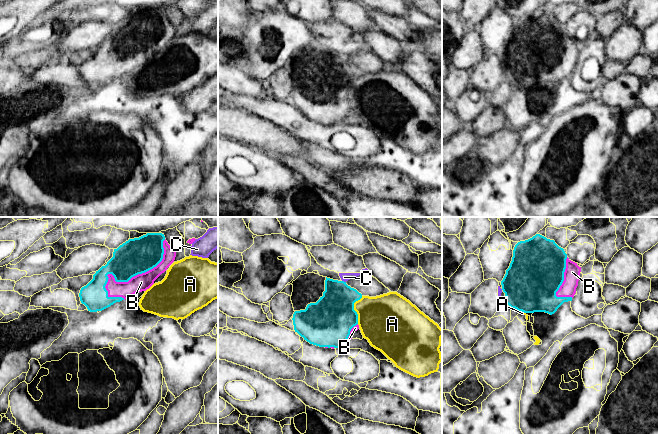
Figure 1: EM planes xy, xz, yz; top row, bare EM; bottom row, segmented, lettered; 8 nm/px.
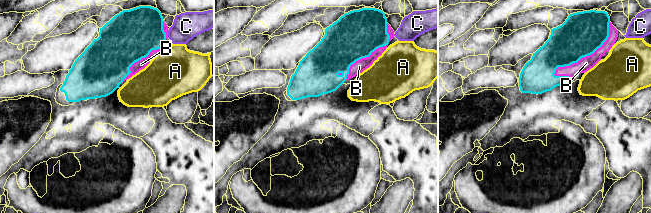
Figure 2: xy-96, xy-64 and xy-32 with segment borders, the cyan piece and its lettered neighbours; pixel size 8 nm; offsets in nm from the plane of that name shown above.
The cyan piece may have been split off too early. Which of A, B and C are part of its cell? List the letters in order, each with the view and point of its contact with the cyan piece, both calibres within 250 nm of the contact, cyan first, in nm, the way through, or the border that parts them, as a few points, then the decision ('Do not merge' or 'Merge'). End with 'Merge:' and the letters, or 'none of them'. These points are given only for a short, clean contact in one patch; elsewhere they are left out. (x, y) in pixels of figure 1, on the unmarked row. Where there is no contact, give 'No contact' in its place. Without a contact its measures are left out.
A: Touches cyan at xz (353, 85). Thickness 380 nm (cyan) against 380 nm. Boundary: xz (362, 72), (354, 79), (358, 99). Do not merge
B: Touches cyan at xy (133, 52). Thickness 280 nm (cyan) against 140 nm. Merge
C: Touches cyan at xz (343, 57). Thickness 300 nm (cyan) against 70 nm. Boundary: xz (342, 56), (345, 58). Do not merge
Merge: B

